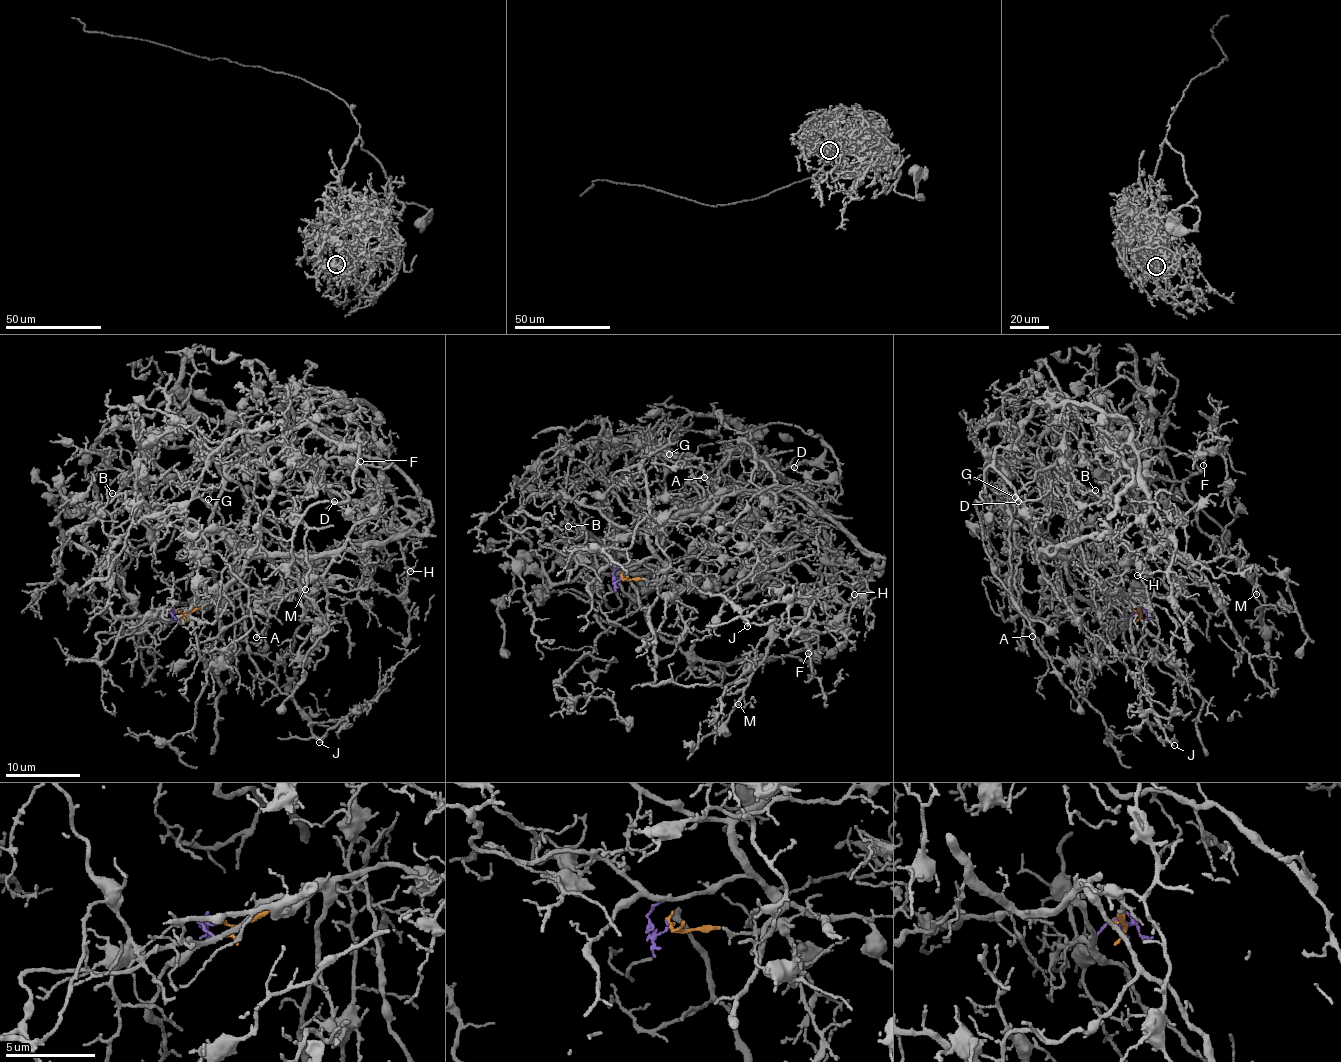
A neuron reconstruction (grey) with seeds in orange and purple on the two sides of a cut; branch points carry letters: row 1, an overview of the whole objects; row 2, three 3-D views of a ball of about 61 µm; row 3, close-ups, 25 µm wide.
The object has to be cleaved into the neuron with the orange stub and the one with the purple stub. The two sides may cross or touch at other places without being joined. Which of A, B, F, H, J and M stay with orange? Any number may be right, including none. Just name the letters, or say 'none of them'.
B, F, H, M

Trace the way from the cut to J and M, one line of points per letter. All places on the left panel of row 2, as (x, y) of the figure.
J: (179, 611), (171, 613), (184, 617), (202, 602), (227, 594), (240, 602), (254, 665), (293, 701), (319, 742)
M: (179, 613), (233, 598), (149, 453), (190, 415), (393, 496), (305, 590)

